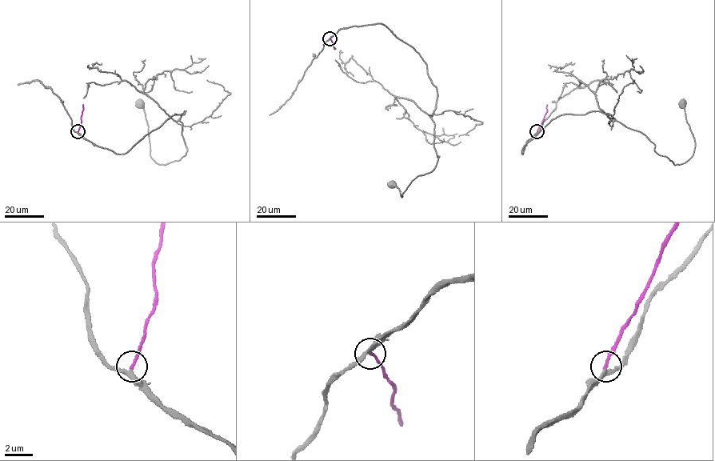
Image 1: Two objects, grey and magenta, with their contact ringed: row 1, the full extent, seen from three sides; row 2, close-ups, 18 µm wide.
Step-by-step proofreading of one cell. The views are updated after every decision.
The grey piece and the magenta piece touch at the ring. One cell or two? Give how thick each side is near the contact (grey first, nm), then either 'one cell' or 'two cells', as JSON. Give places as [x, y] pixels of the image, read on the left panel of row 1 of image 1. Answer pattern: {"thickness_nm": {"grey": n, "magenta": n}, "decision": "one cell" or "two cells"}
{"thickness_nm": {"grey": 240, "magenta": 220}, "decision": "one cell"}

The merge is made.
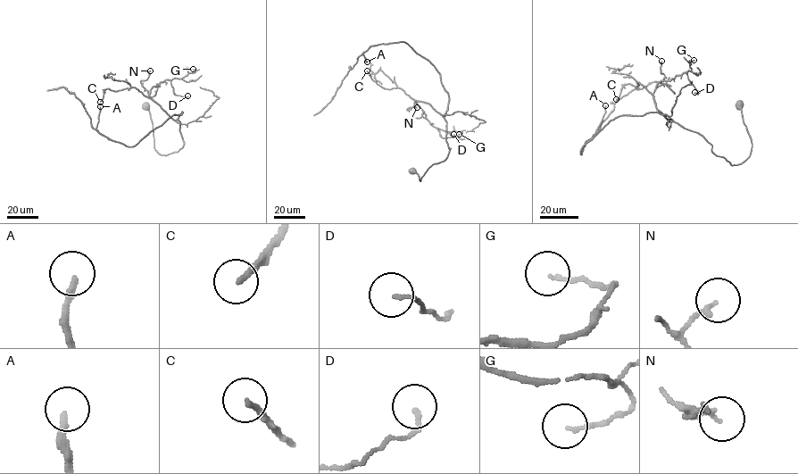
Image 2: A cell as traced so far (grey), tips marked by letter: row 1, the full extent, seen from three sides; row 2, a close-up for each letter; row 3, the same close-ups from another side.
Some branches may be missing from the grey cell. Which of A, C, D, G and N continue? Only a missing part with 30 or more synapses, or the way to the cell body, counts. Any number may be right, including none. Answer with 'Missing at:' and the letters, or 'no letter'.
Missing at: A, C

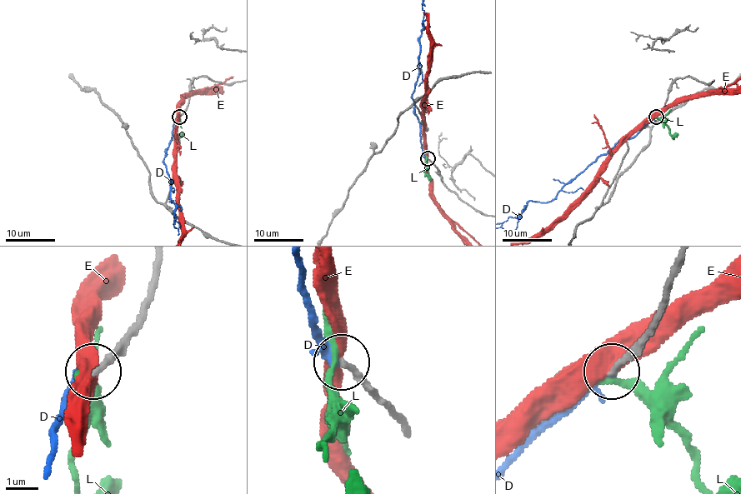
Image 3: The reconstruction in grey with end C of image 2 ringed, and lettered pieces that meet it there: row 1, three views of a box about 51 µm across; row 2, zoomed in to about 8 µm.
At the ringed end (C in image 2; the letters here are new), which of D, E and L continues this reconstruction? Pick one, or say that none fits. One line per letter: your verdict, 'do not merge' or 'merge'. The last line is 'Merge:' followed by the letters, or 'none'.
D: merge
E: do not merge
L: do not merge
Merge: D

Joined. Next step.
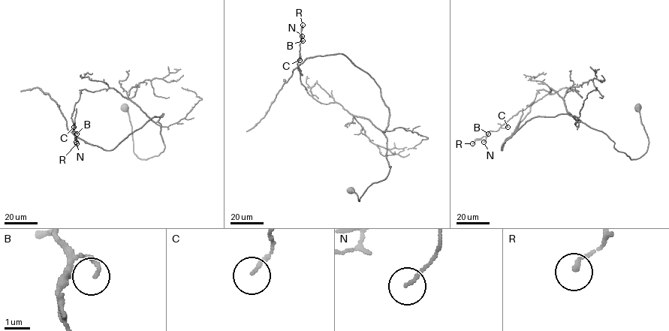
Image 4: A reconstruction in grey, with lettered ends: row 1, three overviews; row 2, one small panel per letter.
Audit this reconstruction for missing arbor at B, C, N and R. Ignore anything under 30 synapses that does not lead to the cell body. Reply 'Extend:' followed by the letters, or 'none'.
Extend: none

